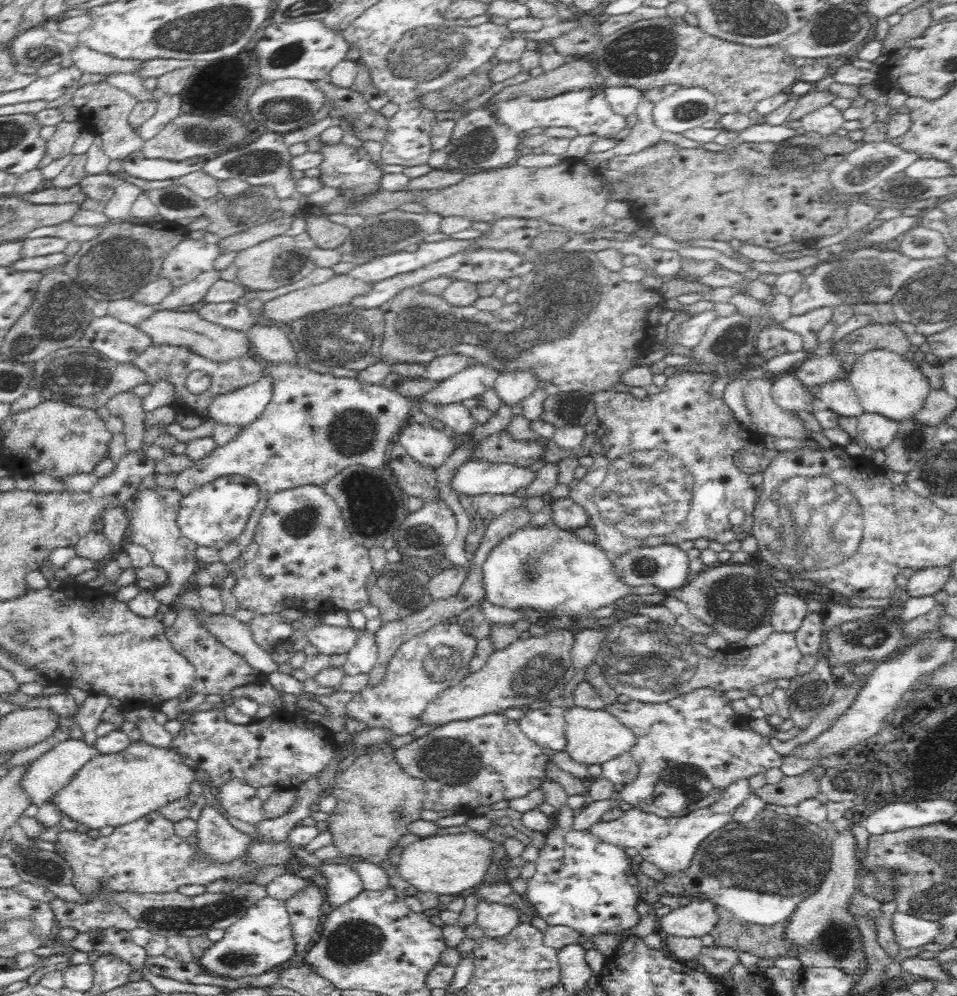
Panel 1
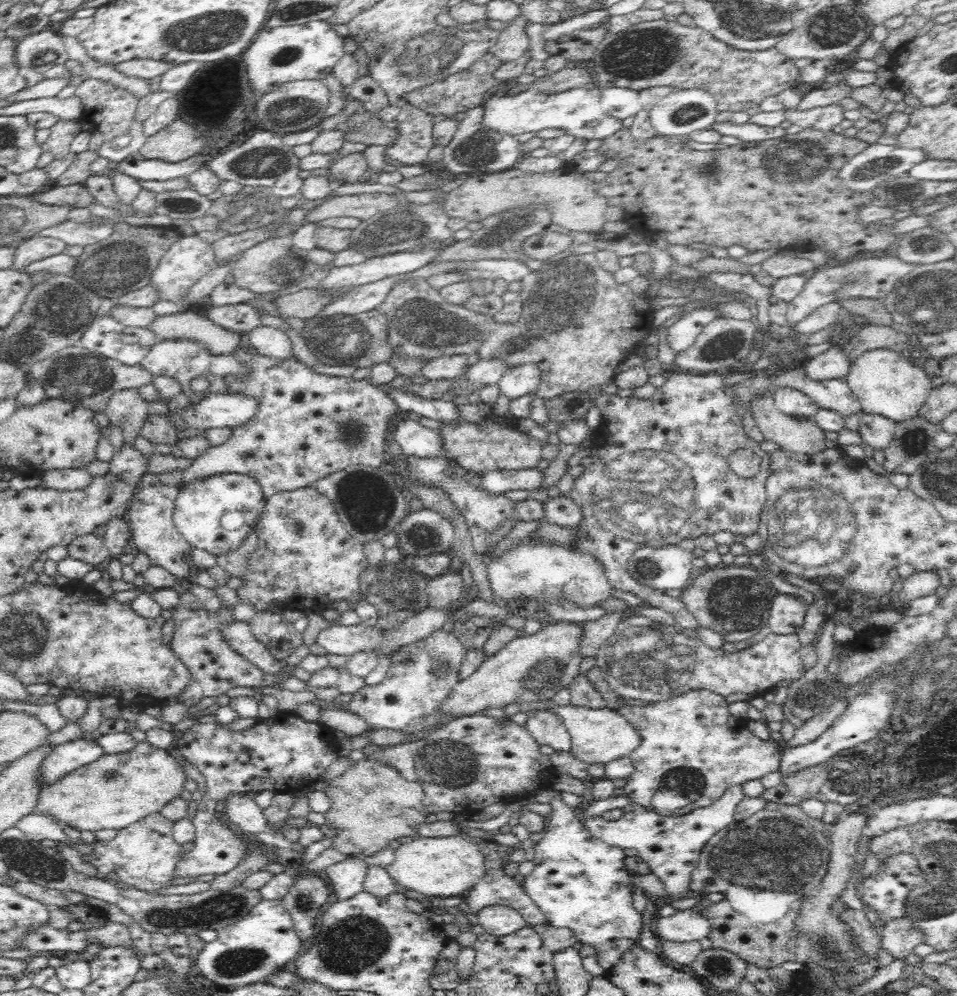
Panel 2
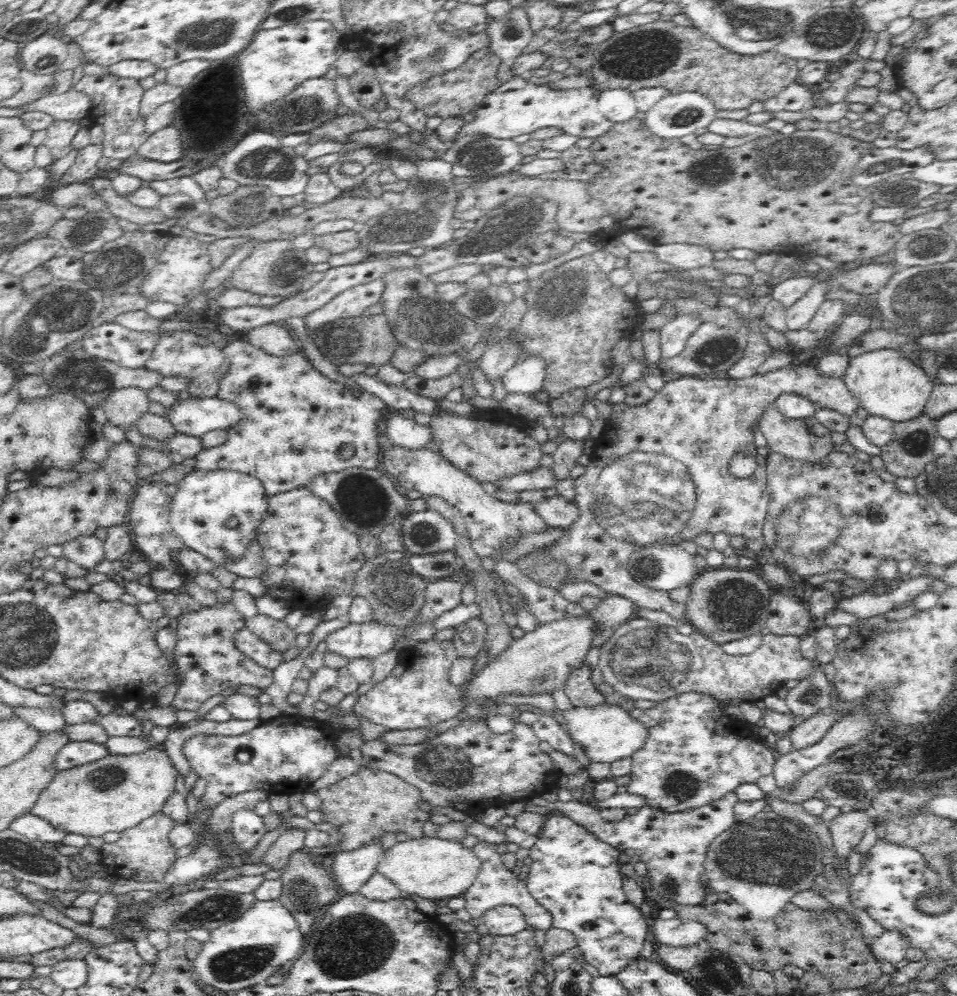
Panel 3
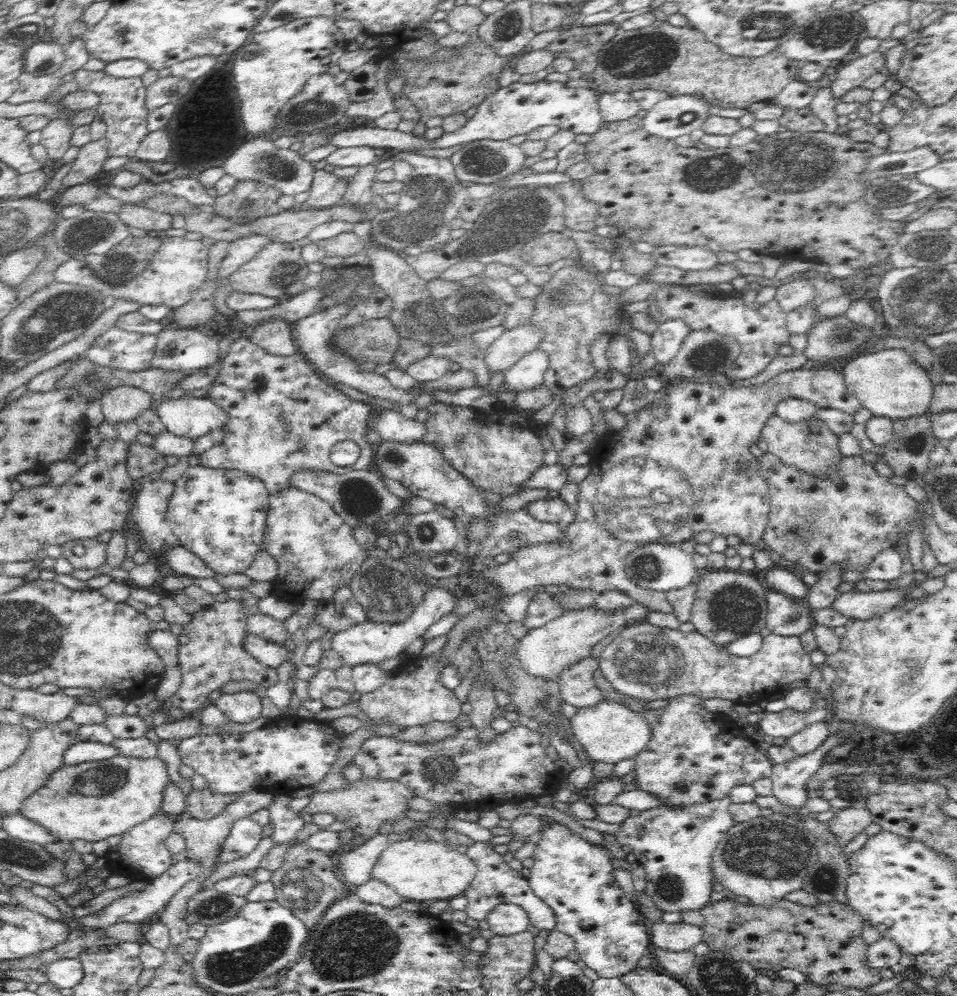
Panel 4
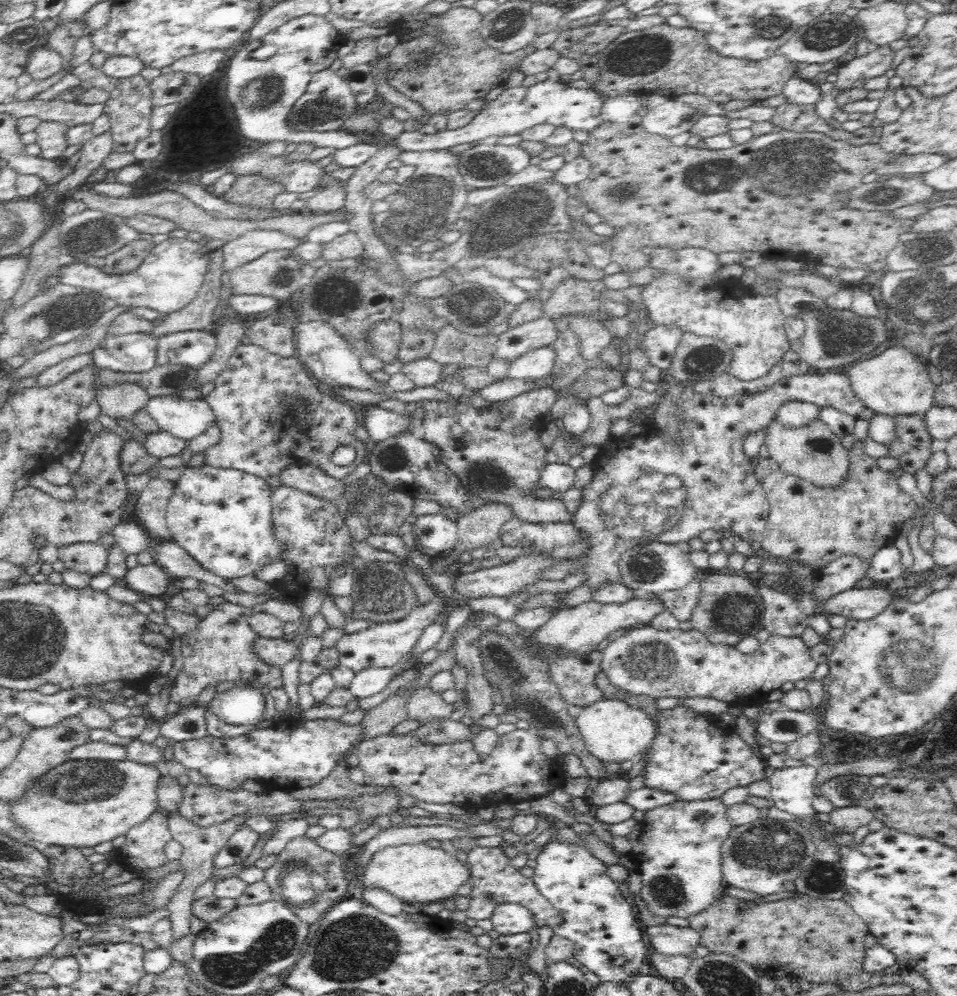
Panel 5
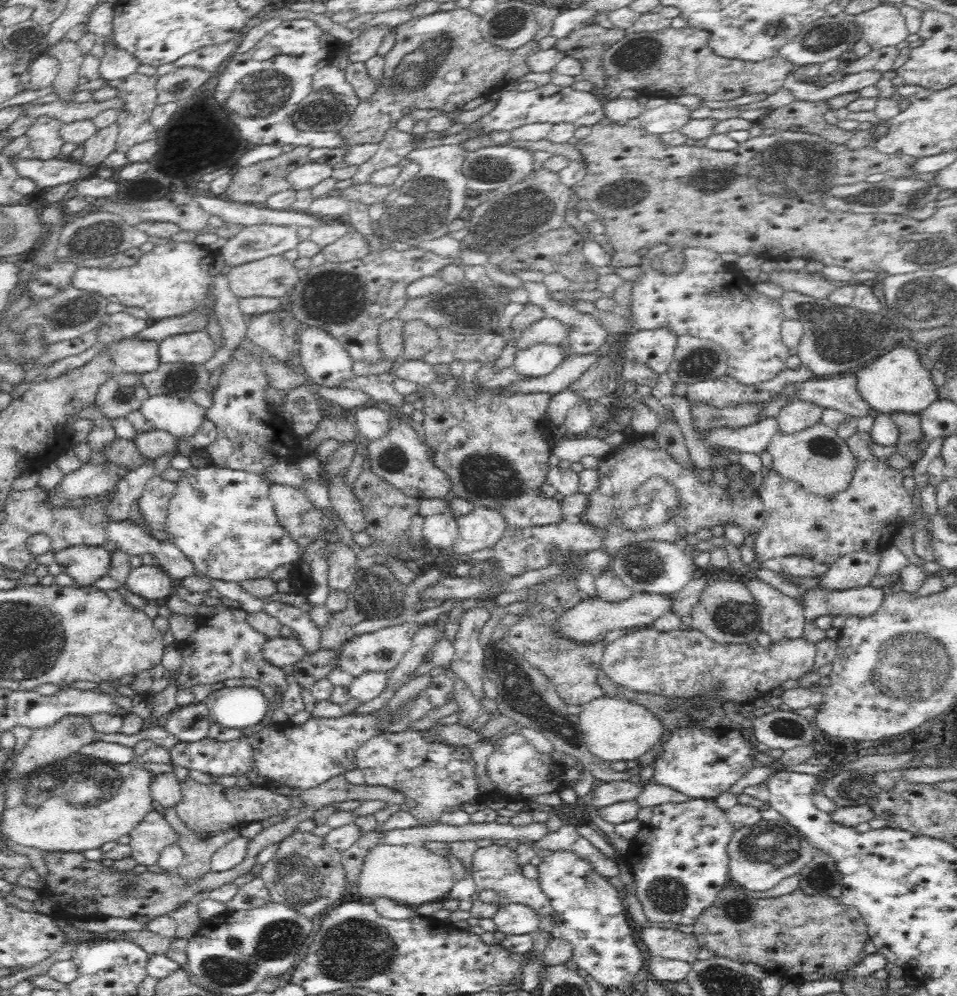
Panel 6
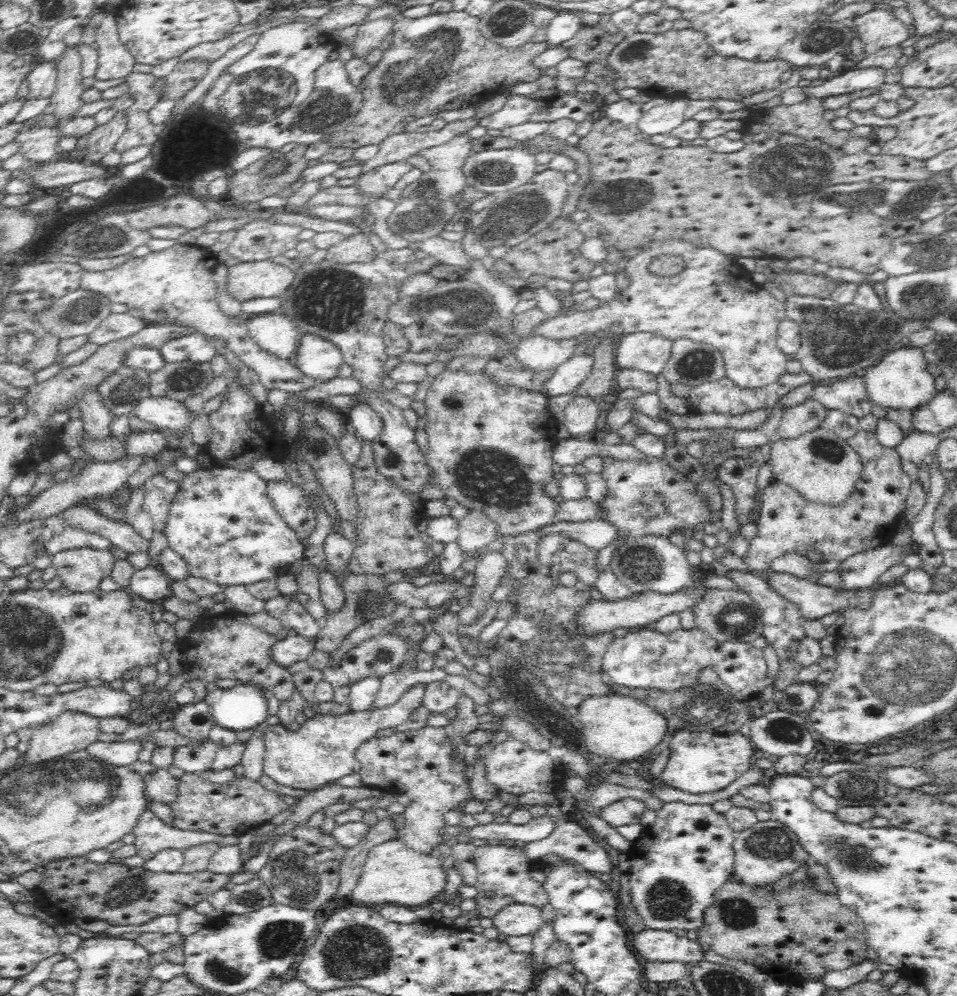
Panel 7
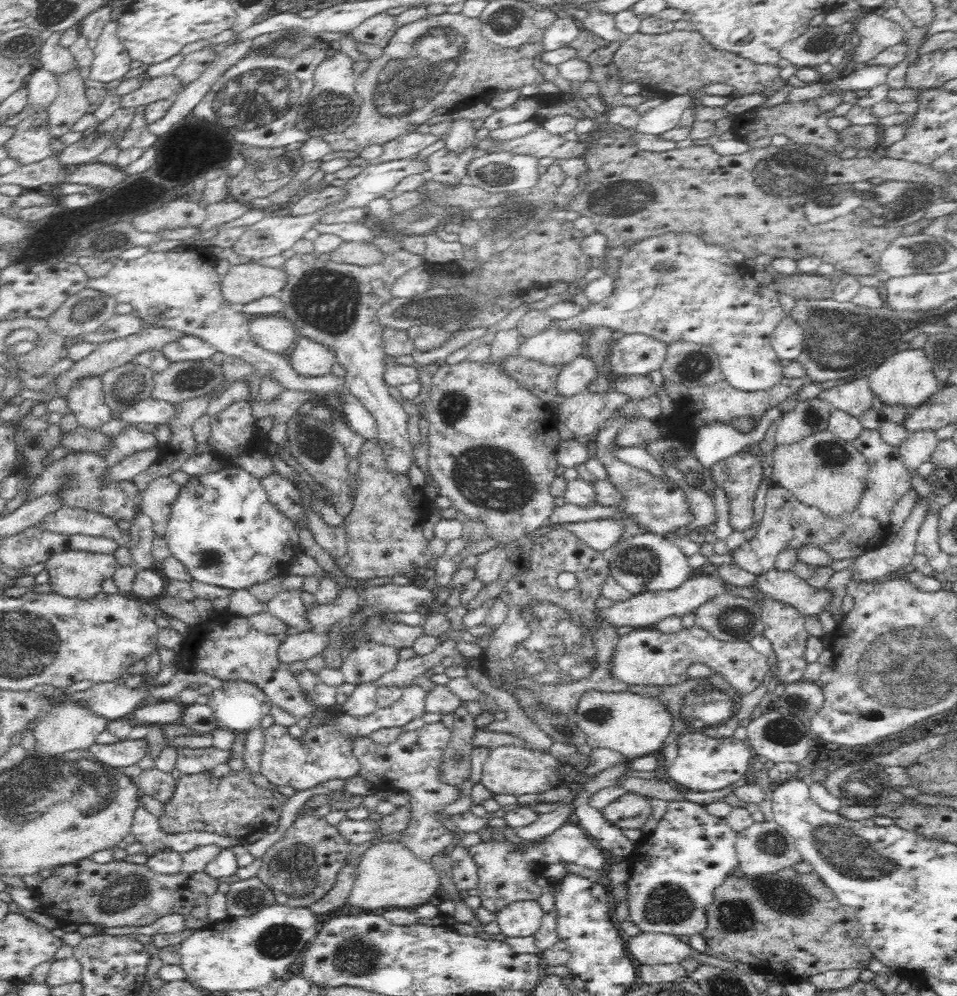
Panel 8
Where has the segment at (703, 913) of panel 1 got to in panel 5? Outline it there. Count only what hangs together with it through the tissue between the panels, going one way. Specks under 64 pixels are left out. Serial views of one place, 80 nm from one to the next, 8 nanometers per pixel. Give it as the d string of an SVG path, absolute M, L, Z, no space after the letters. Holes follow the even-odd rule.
M658 925L645 928L651 951L665 955L682 955L693 959L699 944L700 933L691 926L680 928L673 925Z

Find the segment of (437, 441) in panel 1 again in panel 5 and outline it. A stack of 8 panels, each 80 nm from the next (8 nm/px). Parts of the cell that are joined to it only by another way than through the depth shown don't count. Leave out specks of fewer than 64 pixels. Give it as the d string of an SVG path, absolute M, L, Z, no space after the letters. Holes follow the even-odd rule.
M378 405L364 409L362 426L368 431L370 443L385 441L392 436L398 436L402 430L411 430L410 424L396 412L384 409Z

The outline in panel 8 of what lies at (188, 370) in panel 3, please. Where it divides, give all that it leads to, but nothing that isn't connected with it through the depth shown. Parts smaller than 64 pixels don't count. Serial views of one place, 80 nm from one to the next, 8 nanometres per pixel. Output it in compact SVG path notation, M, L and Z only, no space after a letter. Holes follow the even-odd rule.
M184 335L163 346L162 351L171 363L178 363L208 360L217 350L198 337Z

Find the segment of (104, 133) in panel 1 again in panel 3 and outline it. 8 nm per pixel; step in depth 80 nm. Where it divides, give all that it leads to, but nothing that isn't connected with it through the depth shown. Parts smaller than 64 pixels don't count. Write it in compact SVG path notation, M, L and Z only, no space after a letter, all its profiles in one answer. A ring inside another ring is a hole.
M109 72L100 76L98 74L84 74L78 83L72 88L74 91L82 92L92 99L92 110L86 116L88 123L101 124L105 135L103 138L104 157L108 160L120 159L122 161L138 153L138 144L142 140L134 140L134 136L128 136L130 132L124 128L128 120L139 120L144 118L140 114L140 103L145 90L136 79L117 78Z

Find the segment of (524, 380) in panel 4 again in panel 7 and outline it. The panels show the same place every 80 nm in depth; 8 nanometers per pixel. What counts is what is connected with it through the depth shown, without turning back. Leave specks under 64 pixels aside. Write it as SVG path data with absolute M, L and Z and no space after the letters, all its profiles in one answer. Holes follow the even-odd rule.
M541 334L521 339L514 355L520 364L532 370L550 371L557 369L561 364L570 360L580 344L578 337L546 338Z

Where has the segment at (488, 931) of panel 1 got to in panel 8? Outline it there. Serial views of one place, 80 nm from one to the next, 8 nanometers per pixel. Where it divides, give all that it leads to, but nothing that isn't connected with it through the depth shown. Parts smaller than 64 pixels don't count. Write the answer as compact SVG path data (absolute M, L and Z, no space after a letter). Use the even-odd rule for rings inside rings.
M522 899L499 910L495 921L507 937L524 938L539 931L544 913L537 899Z

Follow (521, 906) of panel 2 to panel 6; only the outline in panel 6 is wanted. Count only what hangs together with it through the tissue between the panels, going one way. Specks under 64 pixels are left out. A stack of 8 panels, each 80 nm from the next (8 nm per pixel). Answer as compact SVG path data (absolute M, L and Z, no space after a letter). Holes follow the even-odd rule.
M490 845L487 847L477 847L476 852L473 854L473 870L472 877L475 884L475 894L472 895L471 900L473 902L472 908L469 910L471 912L471 916L474 918L493 918L496 914L496 911L503 906L509 904L524 904L532 908L532 910L536 910L537 913L544 918L544 916L554 916L555 921L555 912L552 909L552 905L550 904L550 899L543 893L543 890L539 886L538 880L531 880L527 878L522 873L522 866L520 863L517 863L518 853L516 850L506 847L506 845ZM482 890L494 890L498 895L498 901L495 903L484 903L480 899L480 892Z

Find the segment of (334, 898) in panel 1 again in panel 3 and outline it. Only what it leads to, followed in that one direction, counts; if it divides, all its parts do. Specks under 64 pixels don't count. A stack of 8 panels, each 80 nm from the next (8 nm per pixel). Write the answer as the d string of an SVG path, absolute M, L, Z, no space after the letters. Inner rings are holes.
M372 842L356 850L340 851L334 857L332 875L343 894L354 894L374 874L380 854L384 852L382 842Z

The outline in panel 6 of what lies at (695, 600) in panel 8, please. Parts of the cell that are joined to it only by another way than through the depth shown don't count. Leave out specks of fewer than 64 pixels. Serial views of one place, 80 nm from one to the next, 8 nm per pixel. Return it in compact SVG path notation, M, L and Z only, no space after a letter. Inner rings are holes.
M636 593L626 600L608 602L600 597L584 598L580 604L566 611L558 619L558 633L570 638L574 643L594 643L602 641L609 632L620 629L642 629L652 624L663 614L672 611L673 598L671 595L652 593Z

